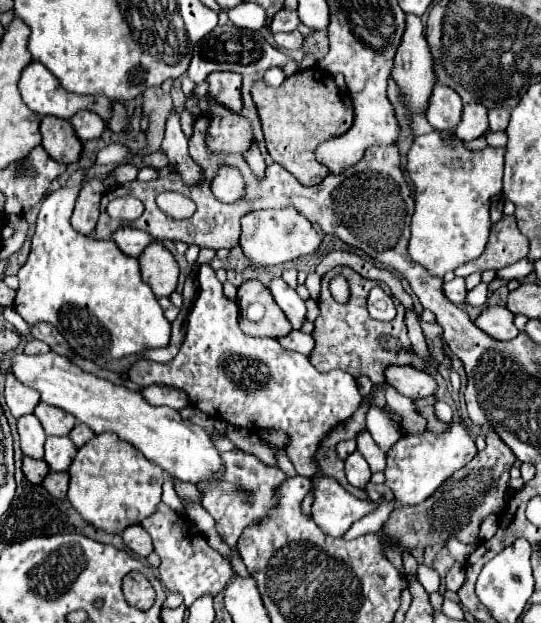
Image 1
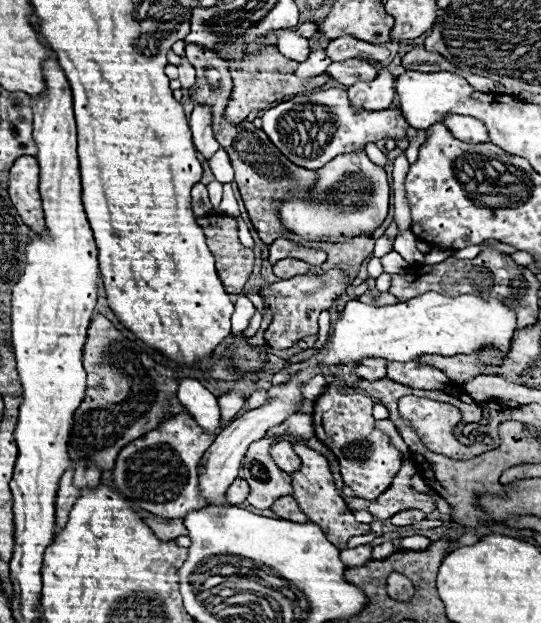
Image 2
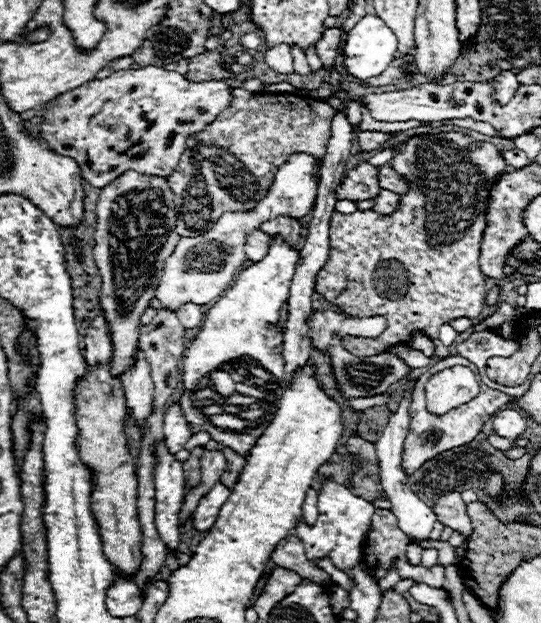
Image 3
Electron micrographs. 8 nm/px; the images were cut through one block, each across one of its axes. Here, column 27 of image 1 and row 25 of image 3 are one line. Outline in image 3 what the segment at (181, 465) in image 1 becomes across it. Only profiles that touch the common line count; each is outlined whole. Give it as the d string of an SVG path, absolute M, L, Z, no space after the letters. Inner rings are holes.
M364 16L346 34L342 48L344 68L350 76L368 80L388 68L396 48L398 40L394 32L378 16Z

